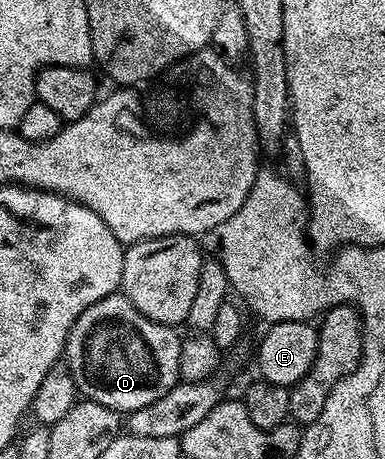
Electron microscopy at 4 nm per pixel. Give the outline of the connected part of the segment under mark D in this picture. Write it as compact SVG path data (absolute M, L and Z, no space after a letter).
M117 291L106 299L98 299L98 303L86 307L86 311L78 315L64 344L63 360L70 375L74 375L77 394L81 398L102 403L121 415L133 413L138 407L146 407L146 403L154 403L154 399L166 395L166 391L180 381L178 359L182 337L176 333L179 332L173 326L159 325L138 312L123 292Z

